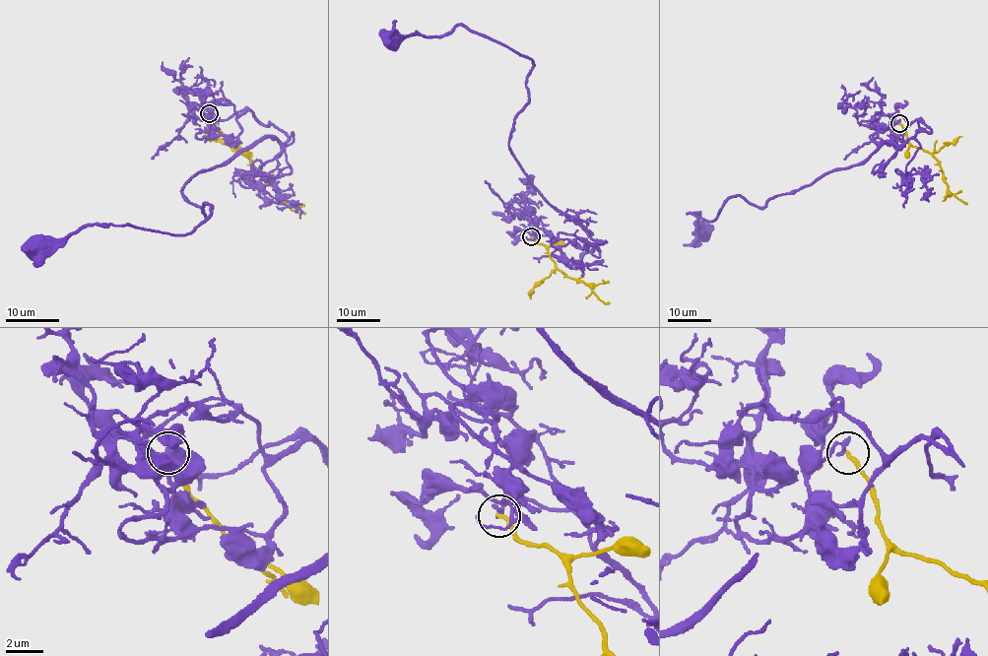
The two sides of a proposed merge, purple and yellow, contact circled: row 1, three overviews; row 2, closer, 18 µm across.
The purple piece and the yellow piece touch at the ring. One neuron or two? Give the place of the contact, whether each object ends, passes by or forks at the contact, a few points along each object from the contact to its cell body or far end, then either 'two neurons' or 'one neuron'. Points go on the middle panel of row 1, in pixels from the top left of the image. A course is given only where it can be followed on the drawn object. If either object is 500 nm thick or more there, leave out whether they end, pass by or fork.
at (531, 236); purple ends there; yellow ends there; purple runs (531, 236), (543, 229), (572, 268), (595, 241), (542, 195), (509, 147), (533, 62), (460, 25), (390, 41); yellow runs (531, 237), (547, 249), (557, 268), (588, 285), (601, 300), (610, 303); two neurons

